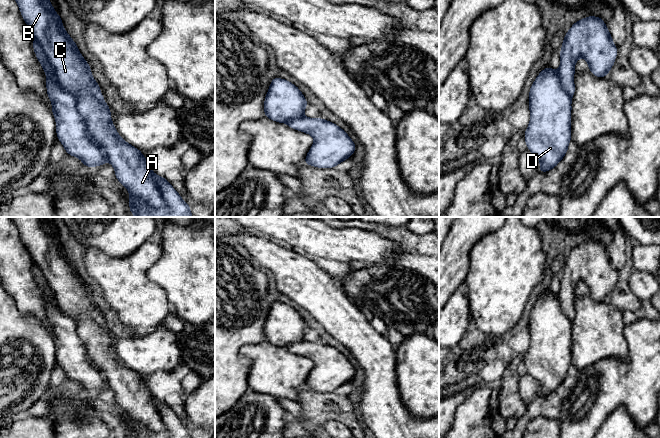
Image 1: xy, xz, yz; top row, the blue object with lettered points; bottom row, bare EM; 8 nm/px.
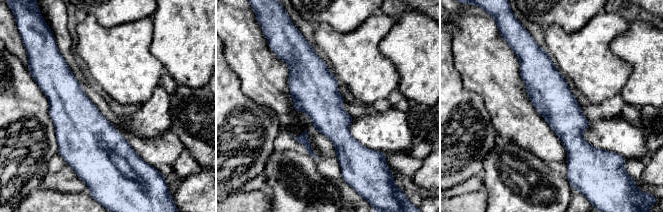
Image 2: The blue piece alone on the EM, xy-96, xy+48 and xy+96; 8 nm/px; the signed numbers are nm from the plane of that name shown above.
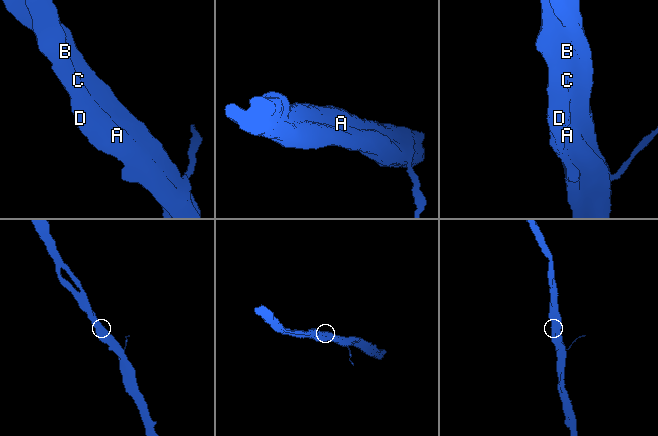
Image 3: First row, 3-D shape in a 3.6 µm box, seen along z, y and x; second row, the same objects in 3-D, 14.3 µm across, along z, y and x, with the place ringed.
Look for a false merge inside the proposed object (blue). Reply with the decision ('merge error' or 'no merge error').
no merge error

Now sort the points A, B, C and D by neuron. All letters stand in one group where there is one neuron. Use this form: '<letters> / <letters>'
A B C D

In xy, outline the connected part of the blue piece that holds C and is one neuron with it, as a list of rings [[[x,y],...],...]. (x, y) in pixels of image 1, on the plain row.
[[[10,217],[17,226],[23,244],[31,254],[33,274],[47,300],[47,319],[52,327],[56,345],[56,360],[64,370],[66,378],[79,382],[85,391],[98,391],[108,385],[115,394],[116,403],[130,417],[129,434],[132,438],[192,438],[188,429],[165,401],[155,398],[140,373],[126,366],[116,355],[111,343],[109,329],[103,321],[100,310],[91,297],[89,287],[83,282],[72,261],[64,253],[62,242],[49,225],[49,217]]]

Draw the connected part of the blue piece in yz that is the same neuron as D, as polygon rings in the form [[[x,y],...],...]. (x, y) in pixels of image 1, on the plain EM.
[[[590,239],[576,245],[564,259],[558,295],[548,290],[537,299],[529,314],[530,345],[524,363],[540,385],[538,395],[556,392],[568,376],[577,284],[584,282],[591,297],[601,302],[610,296],[617,277],[603,243]]]

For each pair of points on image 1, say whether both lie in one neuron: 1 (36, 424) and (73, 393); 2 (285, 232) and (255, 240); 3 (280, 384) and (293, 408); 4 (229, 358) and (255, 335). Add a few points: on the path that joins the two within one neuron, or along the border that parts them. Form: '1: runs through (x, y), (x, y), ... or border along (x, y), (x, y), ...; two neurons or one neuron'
1: border along (50, 416), (54, 422), (54, 427); two neurons
2: border along (256, 233), (289, 246); two neurons
3: border along (278, 398), (289, 398), (297, 402); two neurons
4: runs through (231, 350), (247, 335); one neuron

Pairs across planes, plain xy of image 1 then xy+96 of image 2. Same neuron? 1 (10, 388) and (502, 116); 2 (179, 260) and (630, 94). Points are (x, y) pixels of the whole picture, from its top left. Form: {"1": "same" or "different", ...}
{"1": "different", "2": "same"}

